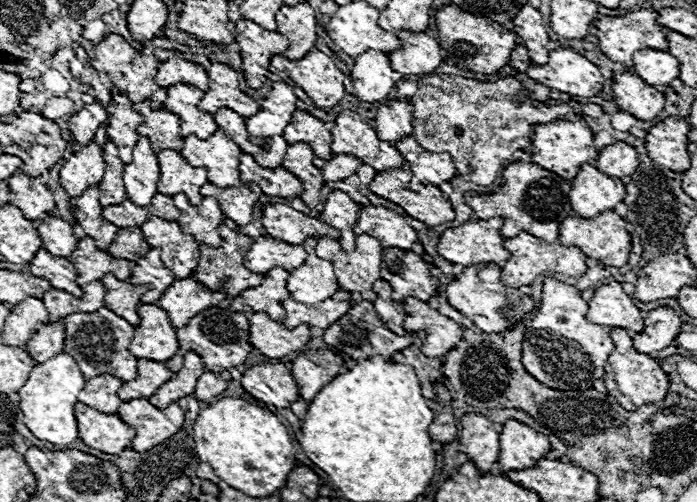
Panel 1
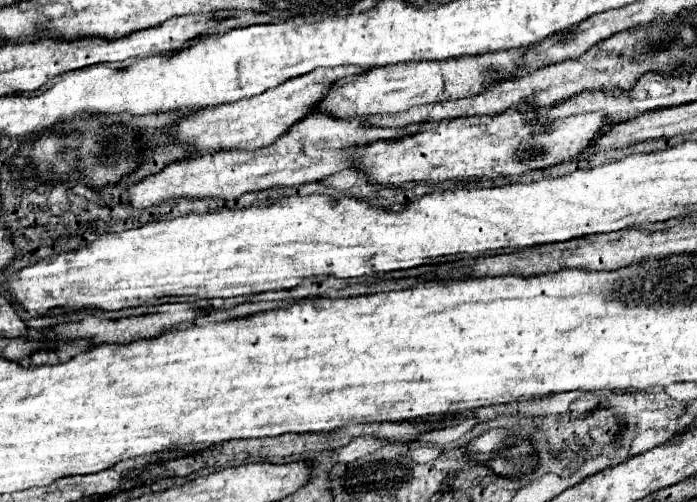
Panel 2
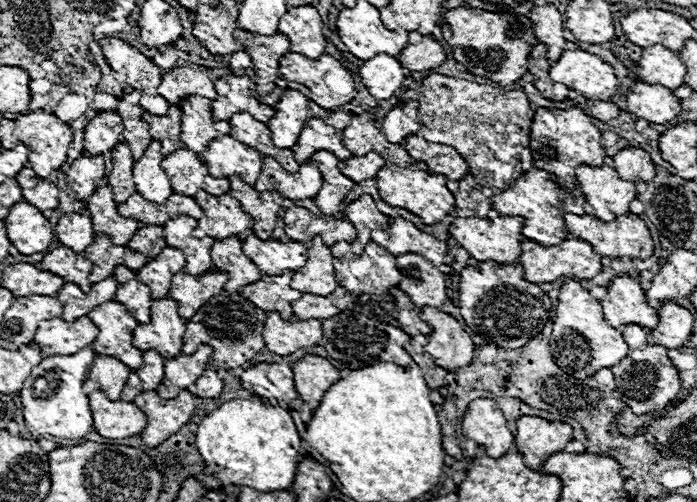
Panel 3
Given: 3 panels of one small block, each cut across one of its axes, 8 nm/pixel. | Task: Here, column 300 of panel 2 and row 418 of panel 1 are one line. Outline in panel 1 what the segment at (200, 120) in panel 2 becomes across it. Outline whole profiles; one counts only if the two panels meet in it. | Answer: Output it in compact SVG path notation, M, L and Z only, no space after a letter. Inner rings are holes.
M76 404L74 416L78 422L80 440L104 454L118 456L134 438L134 430L124 424L116 414L102 414L86 404Z

